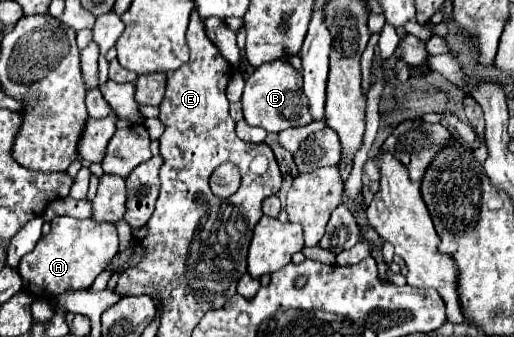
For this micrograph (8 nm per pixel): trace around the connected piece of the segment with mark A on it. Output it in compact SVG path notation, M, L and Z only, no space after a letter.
M56 216L52 220L50 234L42 238L36 248L20 260L18 270L24 280L24 290L34 294L36 298L50 298L64 292L66 288L89 288L116 252L118 234L114 224L96 222L92 218L80 220L72 216Z

